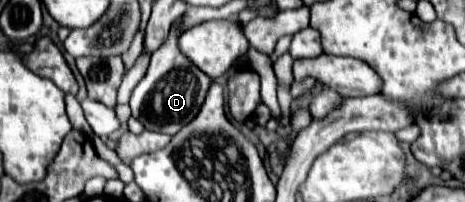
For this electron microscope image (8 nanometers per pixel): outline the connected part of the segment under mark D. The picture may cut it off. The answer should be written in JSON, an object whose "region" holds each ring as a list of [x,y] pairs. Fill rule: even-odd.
{"region":[[[178,18],[172,28],[166,42],[152,54],[150,66],[146,76],[140,80],[140,84],[134,88],[130,98],[132,116],[138,118],[146,130],[162,132],[174,136],[180,128],[190,124],[196,114],[200,112],[204,98],[208,94],[208,88],[212,84],[212,78],[206,76],[198,66],[194,66],[178,48],[178,38],[182,34],[180,30],[182,18]]]}

